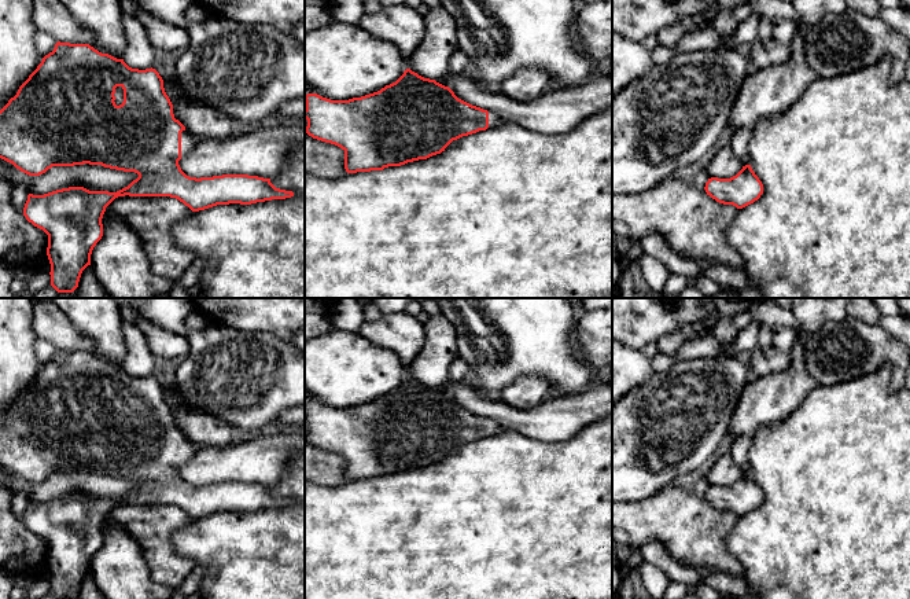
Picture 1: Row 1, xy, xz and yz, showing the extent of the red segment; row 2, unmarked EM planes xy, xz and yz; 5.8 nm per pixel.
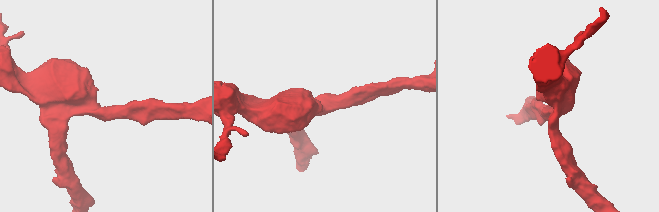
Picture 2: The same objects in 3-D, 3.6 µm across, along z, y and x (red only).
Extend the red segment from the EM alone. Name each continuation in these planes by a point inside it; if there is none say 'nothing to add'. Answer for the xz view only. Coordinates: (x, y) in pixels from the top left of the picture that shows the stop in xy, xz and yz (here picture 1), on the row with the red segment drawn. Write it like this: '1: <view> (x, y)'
1: xz (494, 120)

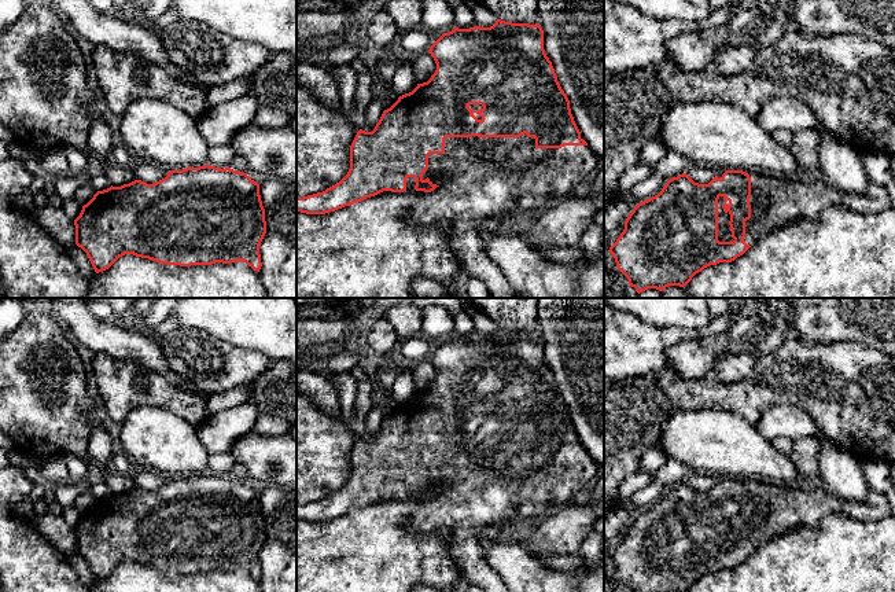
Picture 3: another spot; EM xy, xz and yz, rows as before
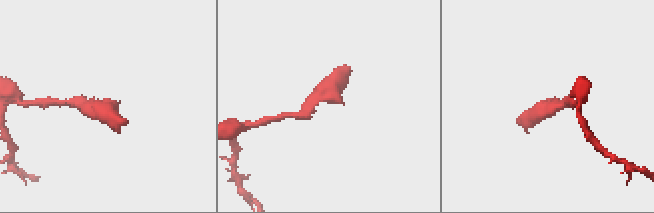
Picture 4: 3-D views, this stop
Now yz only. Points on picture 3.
1: yz (724, 228)

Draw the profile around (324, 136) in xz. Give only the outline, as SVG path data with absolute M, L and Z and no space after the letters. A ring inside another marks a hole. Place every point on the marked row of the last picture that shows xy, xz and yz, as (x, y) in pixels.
M297 84L297 198L323 192L347 174L350 146L357 132L340 111L332 110L327 102L320 100L310 91Z

